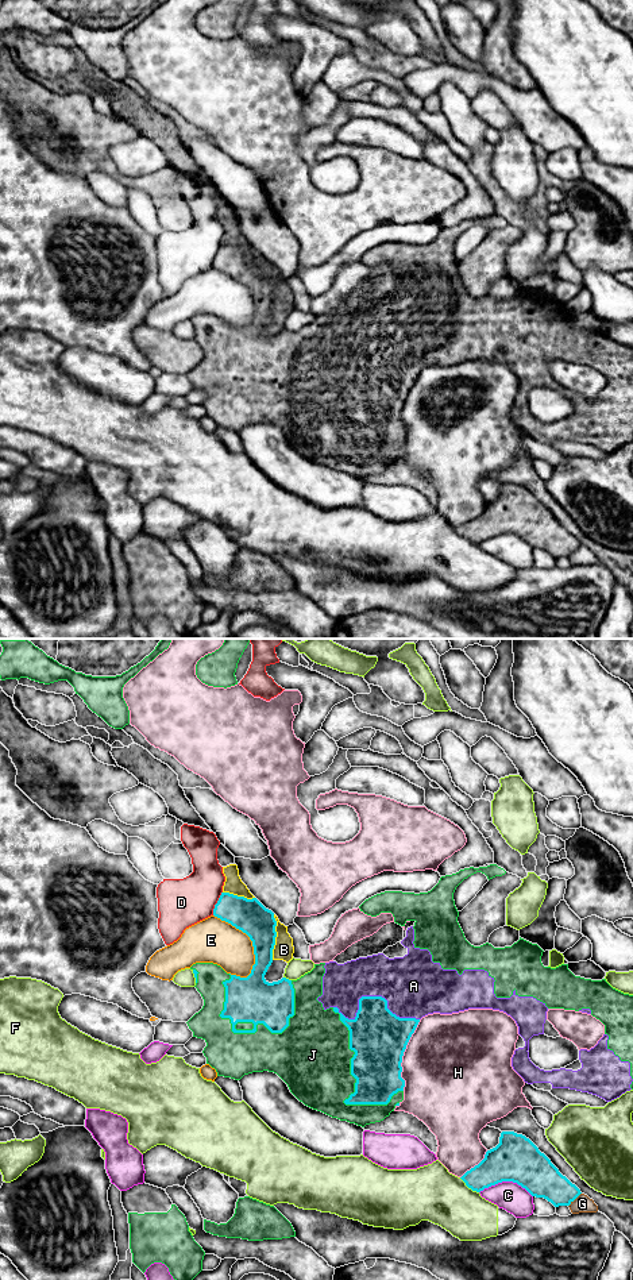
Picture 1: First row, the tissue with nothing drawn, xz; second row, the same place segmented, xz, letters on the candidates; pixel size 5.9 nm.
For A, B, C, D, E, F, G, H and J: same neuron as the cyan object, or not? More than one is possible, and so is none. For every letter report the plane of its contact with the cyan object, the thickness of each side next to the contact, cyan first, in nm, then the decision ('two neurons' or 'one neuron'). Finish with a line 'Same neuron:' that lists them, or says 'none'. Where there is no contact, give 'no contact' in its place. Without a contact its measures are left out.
A: contact in xz; calibres 340 and 360 nm; two neurons
B: contact in xz; calibres 200 and 120 nm; one neuron
C: contact in xz; calibres 280 and 170 nm; two neurons
D: contact in xz; calibres 200 and 280 nm; two neurons
E: contact in xz; calibres 200 and 260 nm; two neurons
F: contact in xz; calibres 220 and 320 nm; two neurons
G: contact in xz; calibres 220 and 100 nm; two neurons
H: contact in xz; calibres 340 and 500 nm; two neurons
J: contact in xz; calibres 280 and 420 nm; two neurons
Same neuron: B

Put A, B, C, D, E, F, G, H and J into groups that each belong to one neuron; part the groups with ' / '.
A J / B / C / D / E / F / G / H

